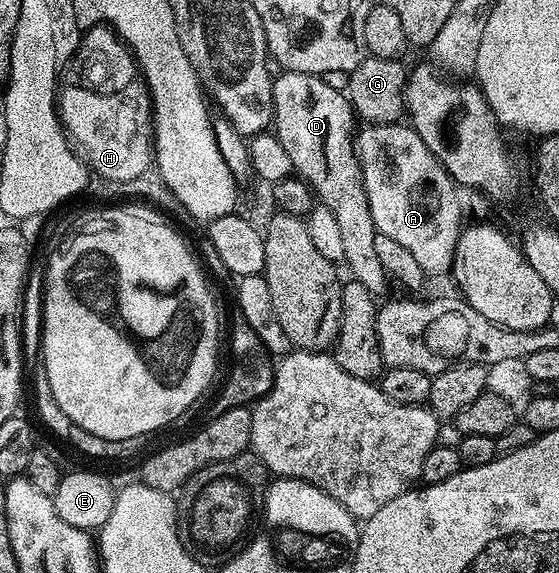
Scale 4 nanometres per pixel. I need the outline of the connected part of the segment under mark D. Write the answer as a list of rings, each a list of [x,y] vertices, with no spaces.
[[[280,71],[271,82],[271,114],[273,117],[273,131],[275,137],[285,146],[285,154],[289,154],[293,162],[295,172],[321,199],[322,207],[333,210],[337,218],[337,226],[340,227],[341,238],[344,244],[343,260],[347,264],[351,273],[350,277],[355,279],[374,296],[389,286],[384,267],[378,261],[375,238],[377,231],[370,216],[370,210],[366,201],[362,186],[362,172],[359,169],[358,158],[355,154],[355,142],[353,139],[353,129],[357,124],[357,117],[351,110],[351,103],[347,100],[342,91],[339,92],[322,76],[305,74],[304,72]]]

